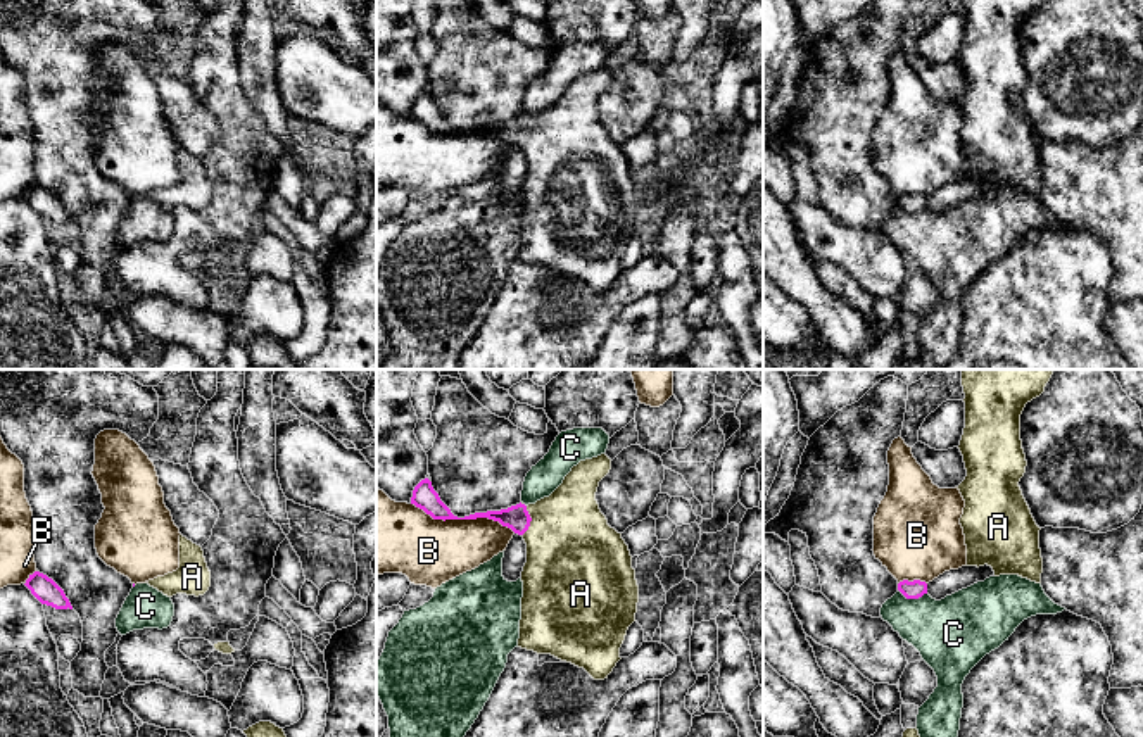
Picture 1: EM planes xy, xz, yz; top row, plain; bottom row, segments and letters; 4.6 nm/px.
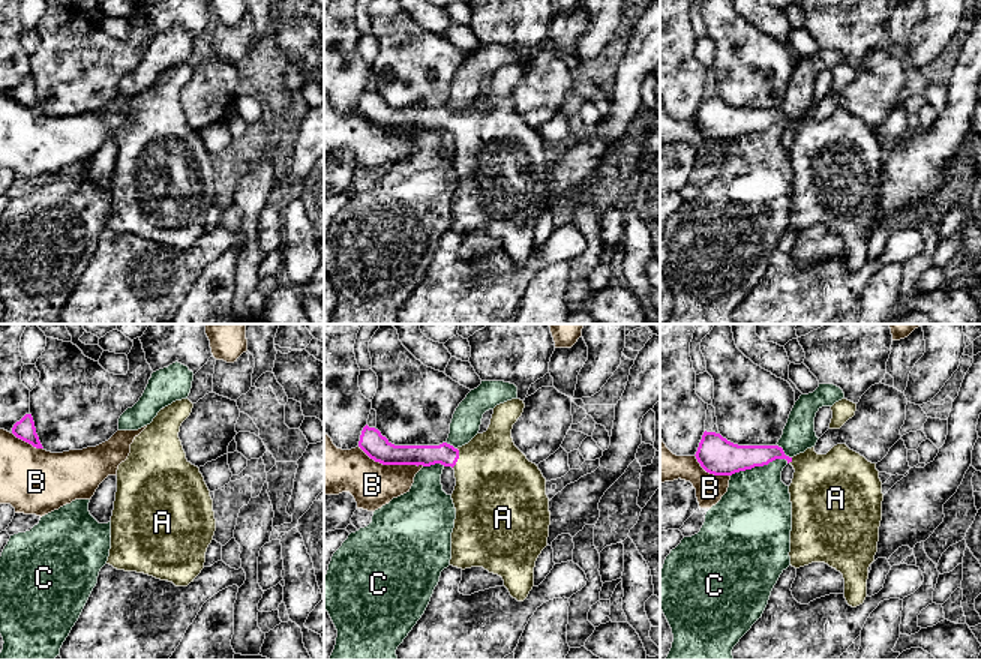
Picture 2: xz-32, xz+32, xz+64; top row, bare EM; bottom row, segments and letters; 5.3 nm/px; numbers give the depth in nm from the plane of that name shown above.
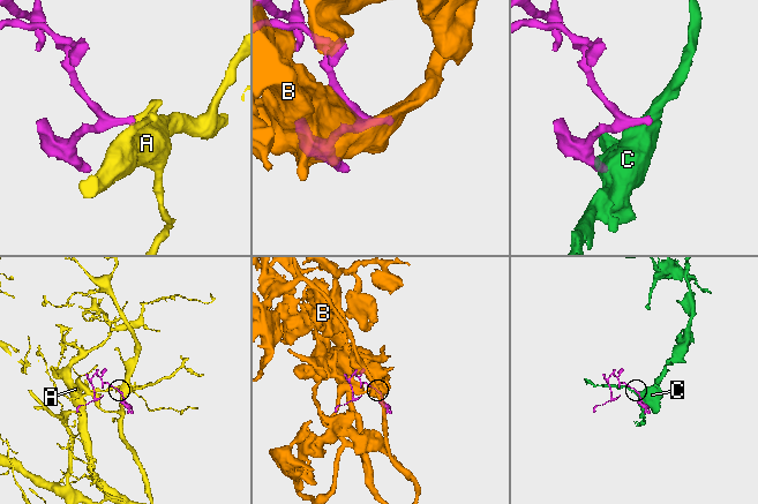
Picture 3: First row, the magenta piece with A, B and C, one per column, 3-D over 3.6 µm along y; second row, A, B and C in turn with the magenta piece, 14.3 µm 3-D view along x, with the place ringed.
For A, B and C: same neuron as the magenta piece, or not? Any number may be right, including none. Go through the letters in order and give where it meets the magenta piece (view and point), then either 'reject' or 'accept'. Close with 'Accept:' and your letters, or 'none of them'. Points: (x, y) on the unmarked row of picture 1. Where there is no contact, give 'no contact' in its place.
A: meets magenta in xz at (530, 133); accept
B: meets magenta in xz at (463, 132); reject
C: meets magenta in yz at (912, 211); reject
Accept: A

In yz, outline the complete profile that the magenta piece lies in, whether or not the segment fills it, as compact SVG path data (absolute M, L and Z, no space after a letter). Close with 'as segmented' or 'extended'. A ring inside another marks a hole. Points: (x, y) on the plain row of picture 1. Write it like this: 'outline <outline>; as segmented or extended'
outline M903 193L898 197L898 204L906 211L906 212L919 212L924 207L927 207L927 197L920 193Z; as segmented

